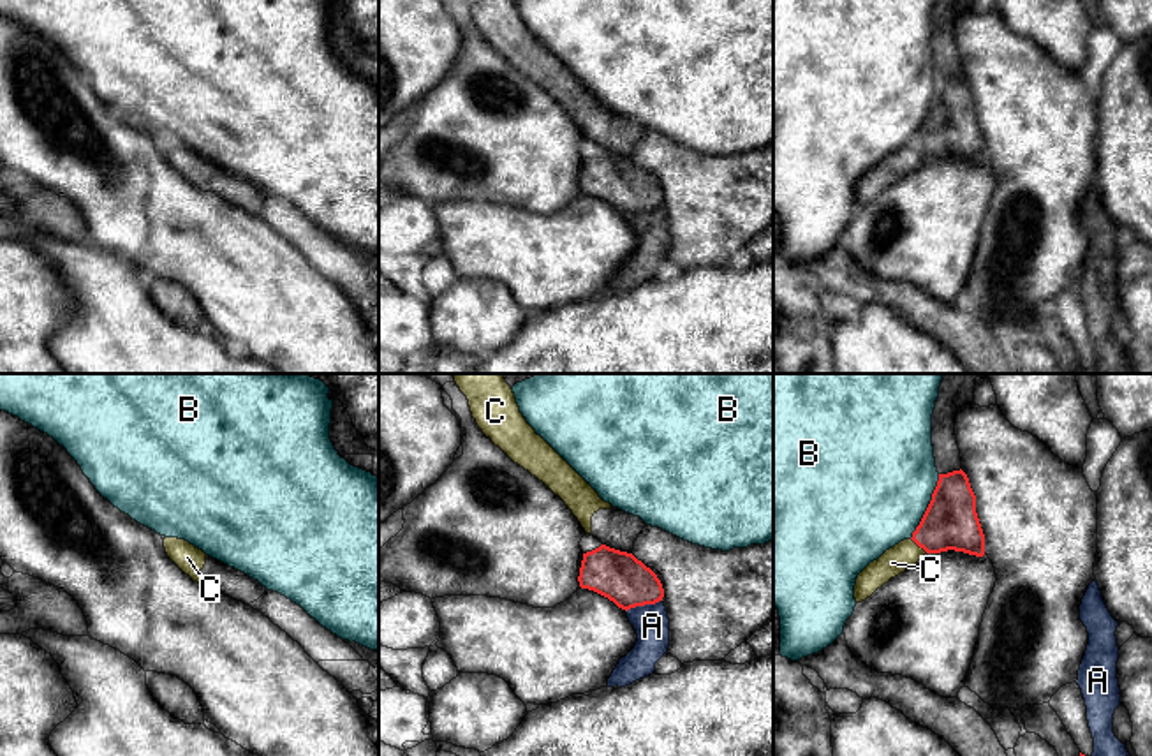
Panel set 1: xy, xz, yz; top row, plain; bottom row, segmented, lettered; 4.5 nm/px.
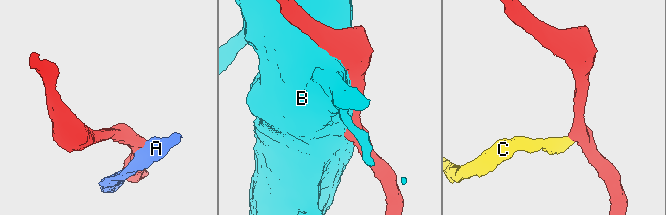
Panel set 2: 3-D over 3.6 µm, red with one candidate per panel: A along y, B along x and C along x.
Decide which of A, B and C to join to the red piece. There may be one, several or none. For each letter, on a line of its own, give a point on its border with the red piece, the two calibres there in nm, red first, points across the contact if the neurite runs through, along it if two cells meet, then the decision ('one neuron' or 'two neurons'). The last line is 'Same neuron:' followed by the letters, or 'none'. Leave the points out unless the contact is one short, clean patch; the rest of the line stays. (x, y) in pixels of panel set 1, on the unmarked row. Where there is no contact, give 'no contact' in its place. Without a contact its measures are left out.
A: xz (643, 210) | 220/160 nm | two neurons
B: yz (929, 111) | 260/480 nm | two neurons
C: yz (920, 152) | 260/120 nm | across yz (950, 127), (920, 152), (892, 168) | one neuron
Same neuron: C

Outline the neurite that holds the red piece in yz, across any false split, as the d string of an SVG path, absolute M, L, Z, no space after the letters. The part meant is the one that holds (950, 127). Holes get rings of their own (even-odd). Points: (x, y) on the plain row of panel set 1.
M962 74L939 79L932 106L912 143L886 155L858 180L856 208L870 203L891 183L923 164L925 159L948 155L985 160L985 139L976 118L976 100Z

